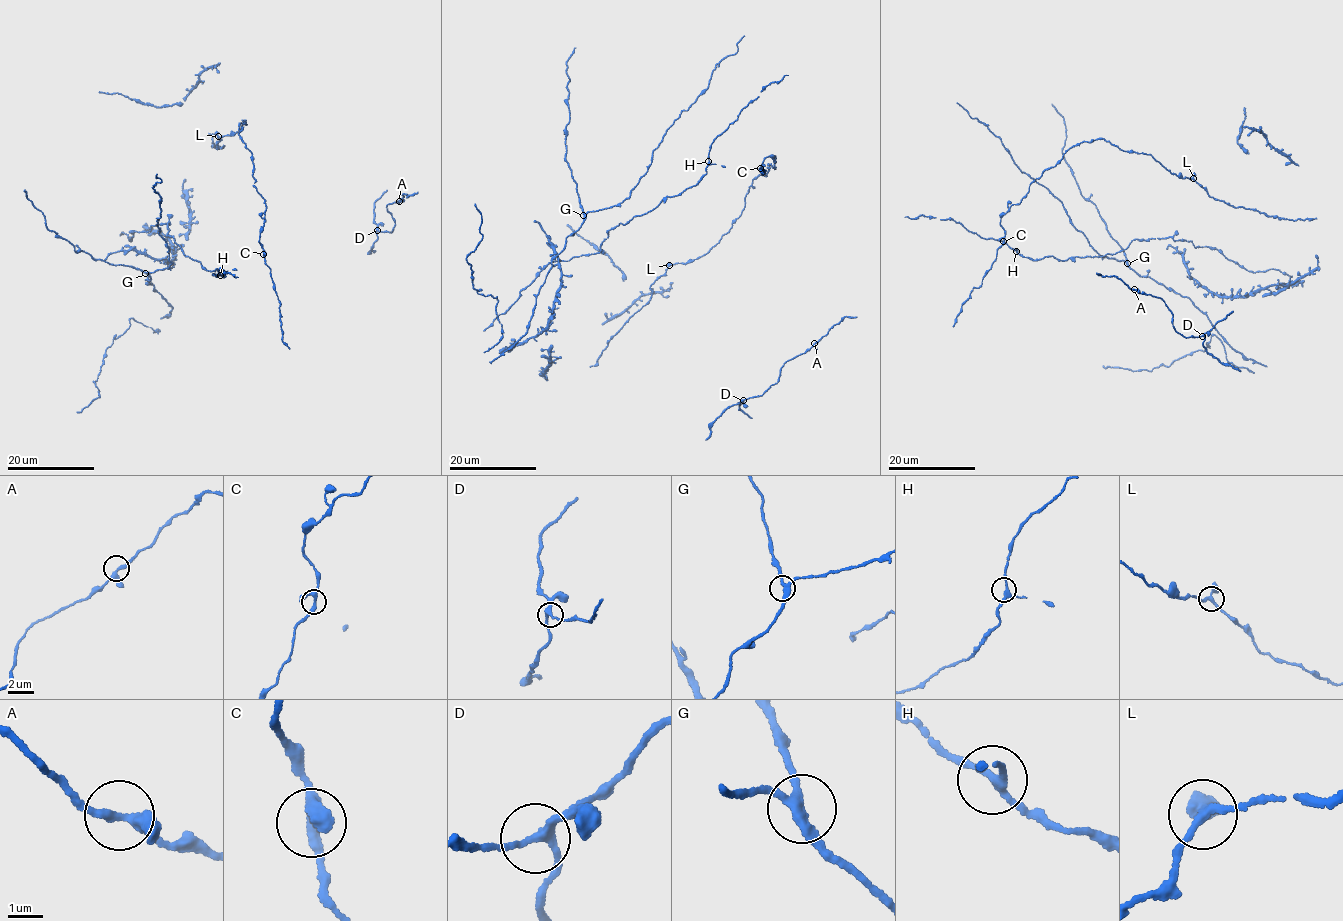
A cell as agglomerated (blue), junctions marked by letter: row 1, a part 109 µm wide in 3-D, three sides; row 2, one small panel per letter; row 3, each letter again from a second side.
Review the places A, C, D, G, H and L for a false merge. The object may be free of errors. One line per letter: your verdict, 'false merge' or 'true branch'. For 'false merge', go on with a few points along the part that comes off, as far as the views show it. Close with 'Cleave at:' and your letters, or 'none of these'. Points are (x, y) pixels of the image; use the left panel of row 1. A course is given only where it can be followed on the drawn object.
A: true branch
C: true branch
D: true branch
G: true branch
H: true branch
L: true branch
Cleave at: none of these

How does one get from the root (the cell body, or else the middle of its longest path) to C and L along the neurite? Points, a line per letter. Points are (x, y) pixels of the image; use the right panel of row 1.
C: (1003, 215), (1000, 226), (1004, 231), (1003, 241)
L: (1003, 215), (1065, 151), (1097, 139), (1148, 154), (1172, 174), (1193, 178)

